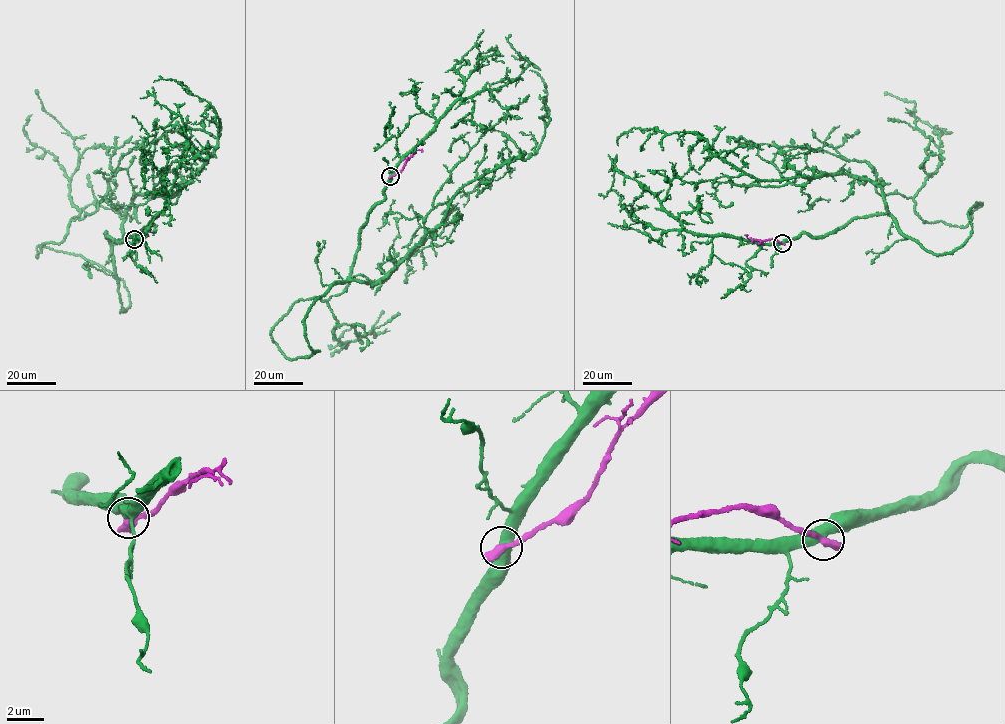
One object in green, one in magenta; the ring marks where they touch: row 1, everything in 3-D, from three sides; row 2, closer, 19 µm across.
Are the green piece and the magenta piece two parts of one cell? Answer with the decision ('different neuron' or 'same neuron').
different neuron

